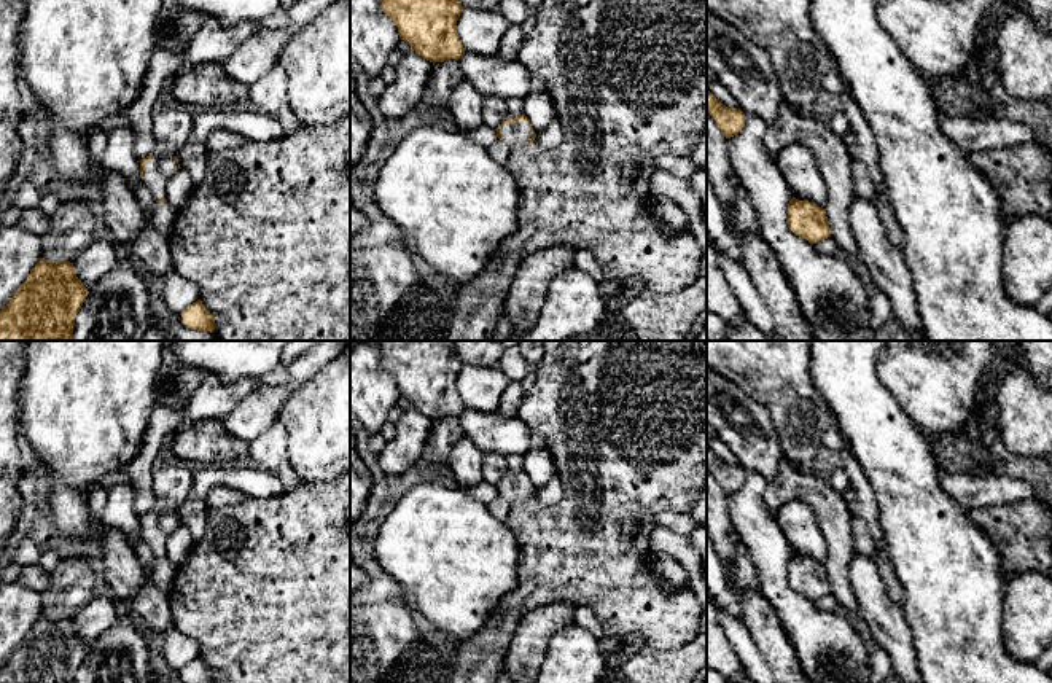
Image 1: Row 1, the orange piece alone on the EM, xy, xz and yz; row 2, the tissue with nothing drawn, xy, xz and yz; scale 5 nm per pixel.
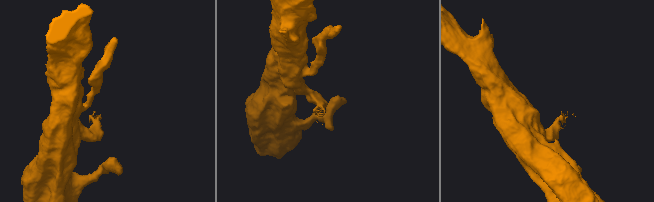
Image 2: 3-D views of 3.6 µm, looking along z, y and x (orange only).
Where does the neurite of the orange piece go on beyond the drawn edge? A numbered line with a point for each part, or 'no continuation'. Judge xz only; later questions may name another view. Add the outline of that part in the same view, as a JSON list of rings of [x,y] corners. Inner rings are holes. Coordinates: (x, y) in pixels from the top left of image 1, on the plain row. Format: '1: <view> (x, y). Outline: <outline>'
1: xz (519, 489). Outline: [[[517,476],[514,481],[501,482],[500,487],[508,502],[527,502],[527,498],[532,495],[532,484],[520,476]]]

